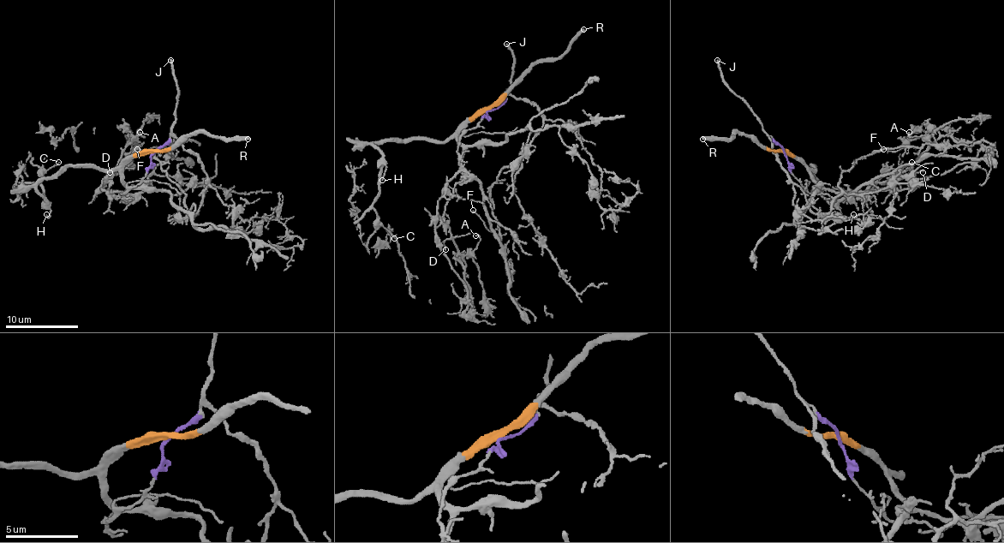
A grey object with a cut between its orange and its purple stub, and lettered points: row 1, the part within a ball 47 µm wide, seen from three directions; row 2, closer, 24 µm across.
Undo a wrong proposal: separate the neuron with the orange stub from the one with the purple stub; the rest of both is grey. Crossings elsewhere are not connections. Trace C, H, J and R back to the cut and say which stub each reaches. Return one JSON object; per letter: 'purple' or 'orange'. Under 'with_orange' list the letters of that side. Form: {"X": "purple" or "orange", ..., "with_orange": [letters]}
{"C": "orange", "H": "orange", "J": "purple", "R": "orange", "with_orange": ["C", "H", "R"]}

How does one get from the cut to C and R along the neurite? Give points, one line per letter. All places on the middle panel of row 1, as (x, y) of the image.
C: (489, 110), (476, 110), (444, 140), (373, 145), (382, 155), (380, 190), (373, 210), (377, 221), (395, 239)
R: (489, 110), (534, 64), (556, 59), (583, 28)

